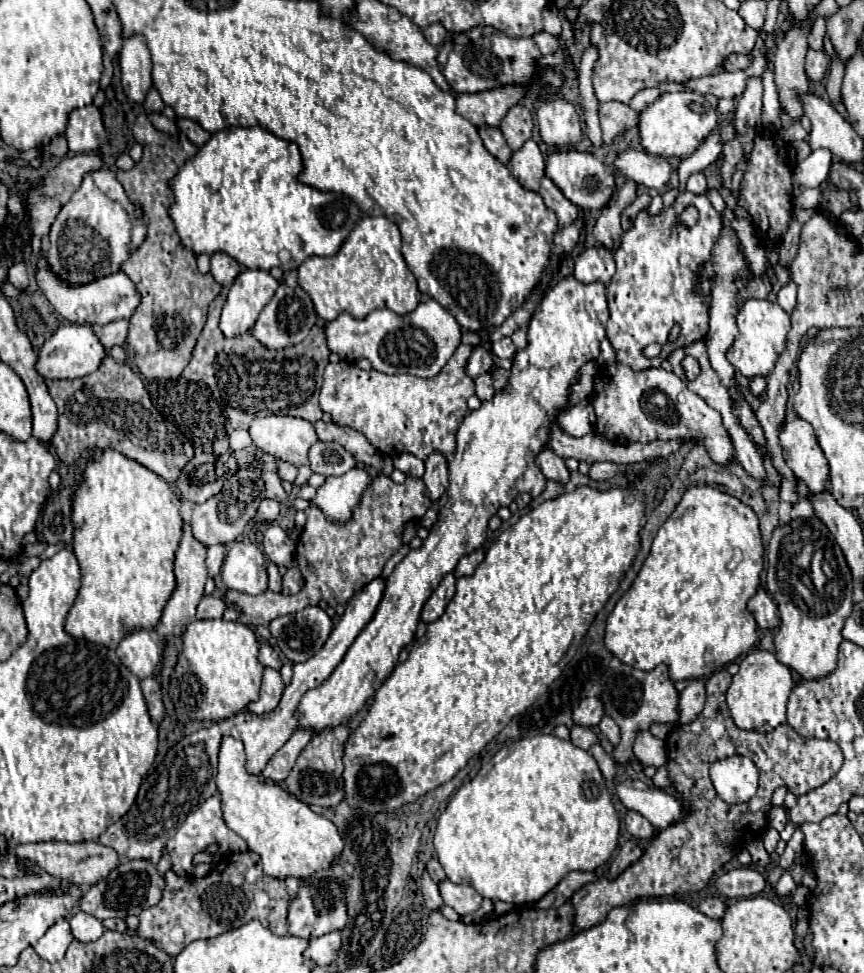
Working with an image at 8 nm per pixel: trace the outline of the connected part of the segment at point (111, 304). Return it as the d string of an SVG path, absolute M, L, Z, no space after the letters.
M38 260L36 278L38 278L40 290L46 294L46 298L56 308L56 312L60 312L72 324L90 324L90 326L98 324L98 326L104 326L104 324L110 324L110 322L122 320L122 318L128 320L142 302L142 296L138 294L138 288L122 272L110 274L106 278L94 280L94 282L84 284L84 286L66 286L58 276L54 276L48 270L48 266L42 260Z

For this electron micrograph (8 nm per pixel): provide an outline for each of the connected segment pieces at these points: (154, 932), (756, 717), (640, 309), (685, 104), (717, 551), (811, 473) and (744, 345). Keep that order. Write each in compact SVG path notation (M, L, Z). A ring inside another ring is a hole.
M254 852L224 856L204 878L182 878L170 870L166 872L164 882L166 886L162 900L152 908L142 910L138 916L140 926L136 928L136 936L152 940L170 956L180 954L194 940L220 936L226 930L240 928L250 920L258 920L274 934L286 936L286 914L290 904L286 886L282 880L270 878L262 872L260 858Z
M752 650L740 662L738 674L732 678L732 684L726 692L726 702L732 714L732 720L742 730L770 732L786 722L786 702L794 688L792 672L788 666L776 660L772 652Z
M688 190L682 192L670 208L664 208L656 216L652 216L648 210L638 212L632 228L624 234L624 242L612 250L616 274L606 290L610 310L606 336L616 352L618 362L630 366L632 370L658 368L672 350L684 348L706 336L712 280L700 278L698 264L710 258L710 250L718 240L720 228L720 216L712 208L710 200L704 194L696 196ZM690 204L698 208L700 220L690 230L678 230L678 214ZM698 283L699 291L694 290L694 284ZM674 324L682 326L682 336L674 344L668 344L668 334ZM652 342L662 344L662 352L656 358L646 358L642 350Z
M668 92L646 110L640 112L640 140L648 154L662 158L688 158L706 140L706 136L718 126L718 114L712 104L696 92Z
M710 486L688 488L680 504L660 526L652 550L630 590L606 618L606 648L624 664L640 670L654 670L658 664L666 664L674 682L708 678L708 666L714 672L718 666L746 654L758 640L756 620L748 614L746 602L760 586L762 568L764 546L754 510L738 498Z
M786 418L780 430L784 460L810 492L822 492L828 482L826 458L814 438L814 428L802 418Z
M746 300L740 308L736 324L740 330L740 338L736 338L736 342L726 354L728 362L746 378L770 376L778 356L784 352L786 336L790 330L790 314L770 300Z

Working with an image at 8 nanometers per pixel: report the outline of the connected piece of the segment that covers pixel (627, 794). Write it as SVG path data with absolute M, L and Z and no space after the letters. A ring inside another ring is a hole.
M622 782L616 792L628 810L642 814L656 830L664 830L684 818L684 804L662 788L644 782Z

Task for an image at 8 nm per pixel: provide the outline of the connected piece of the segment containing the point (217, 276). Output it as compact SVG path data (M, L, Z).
M216 252L216 254L212 254L210 272L218 284L226 286L226 284L232 284L234 278L240 274L240 264L234 258L230 258L228 254Z

